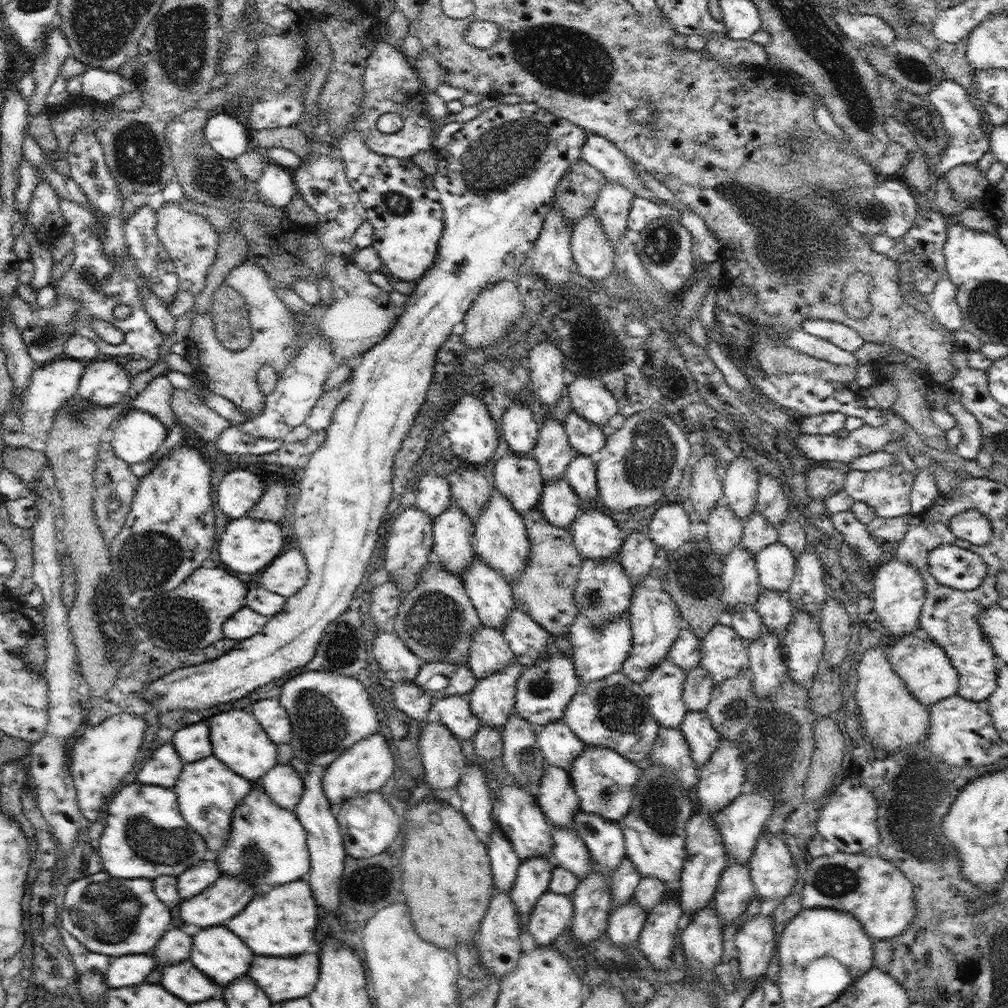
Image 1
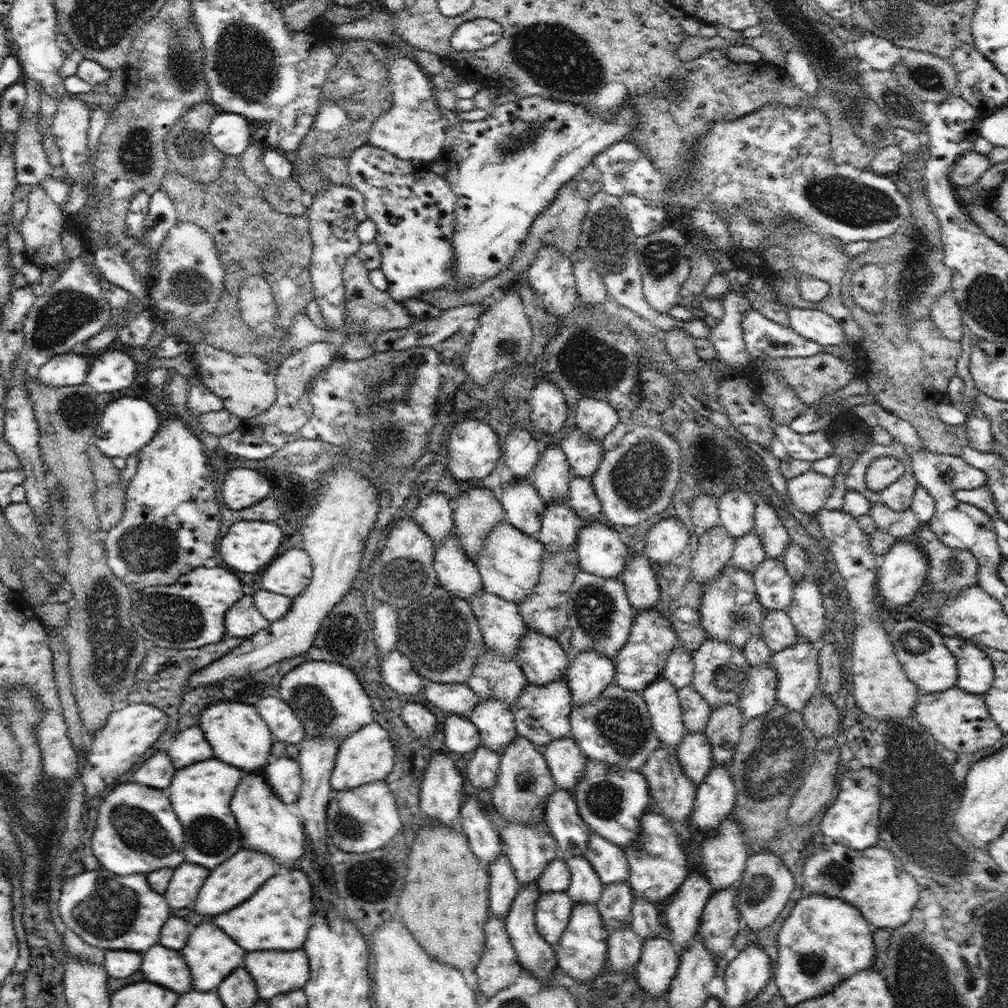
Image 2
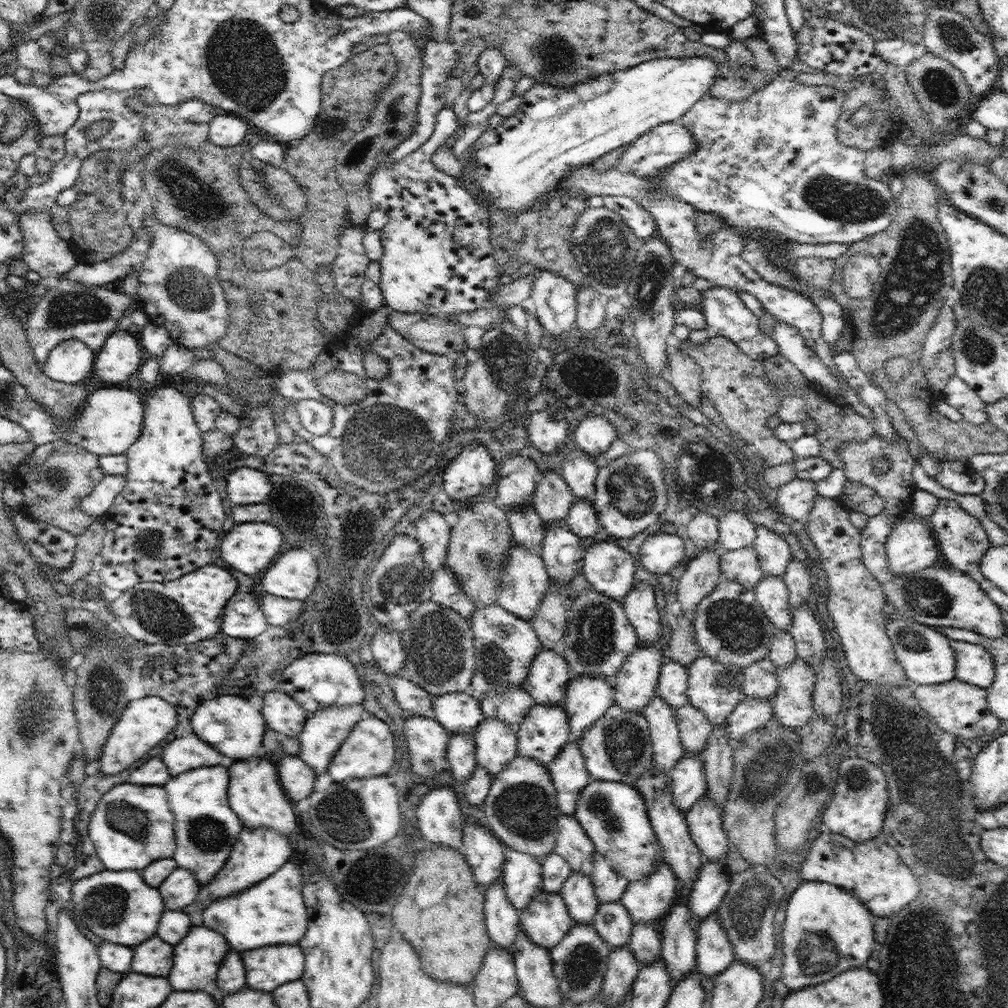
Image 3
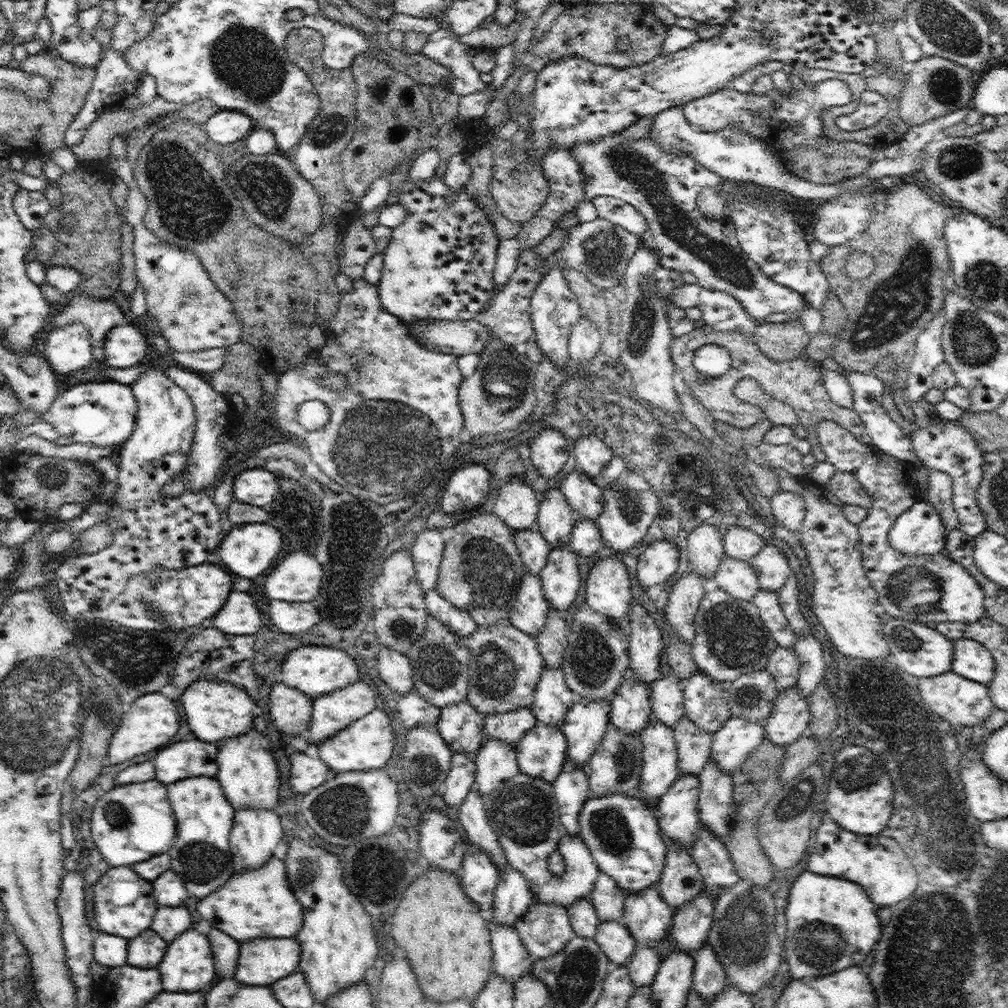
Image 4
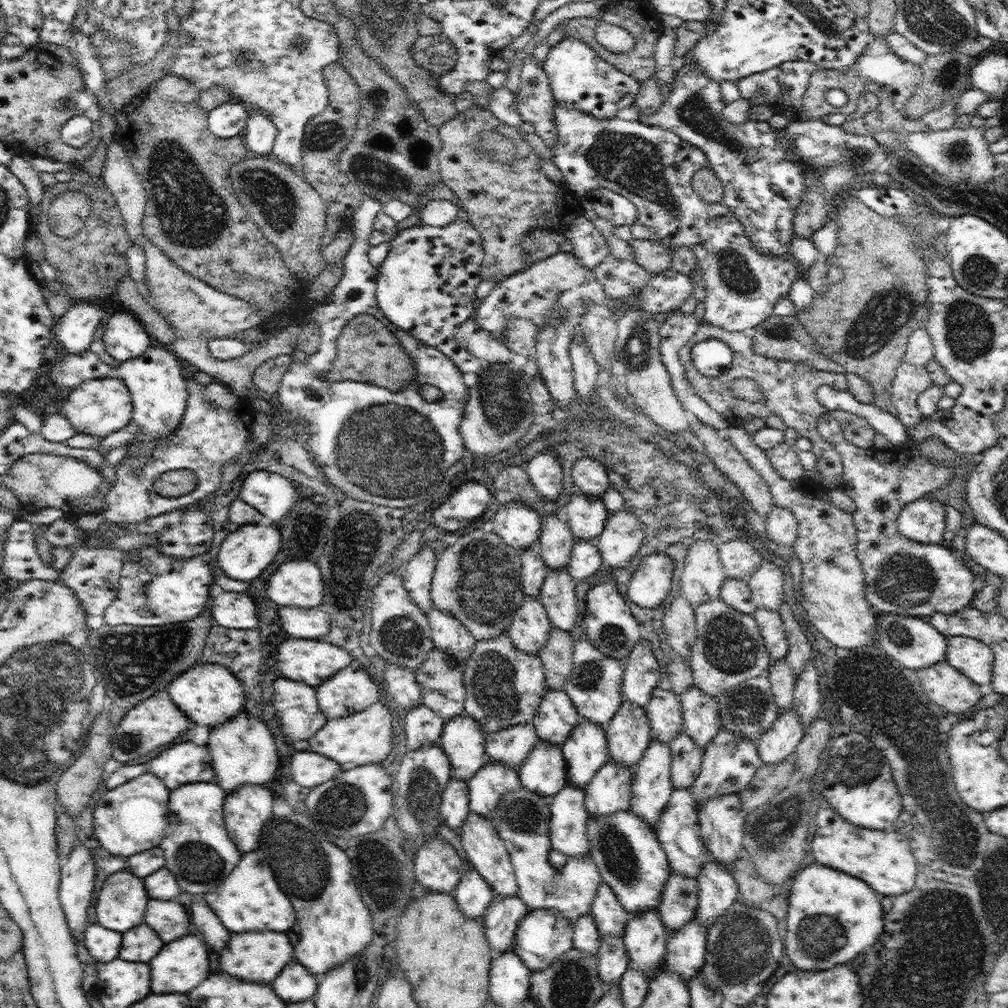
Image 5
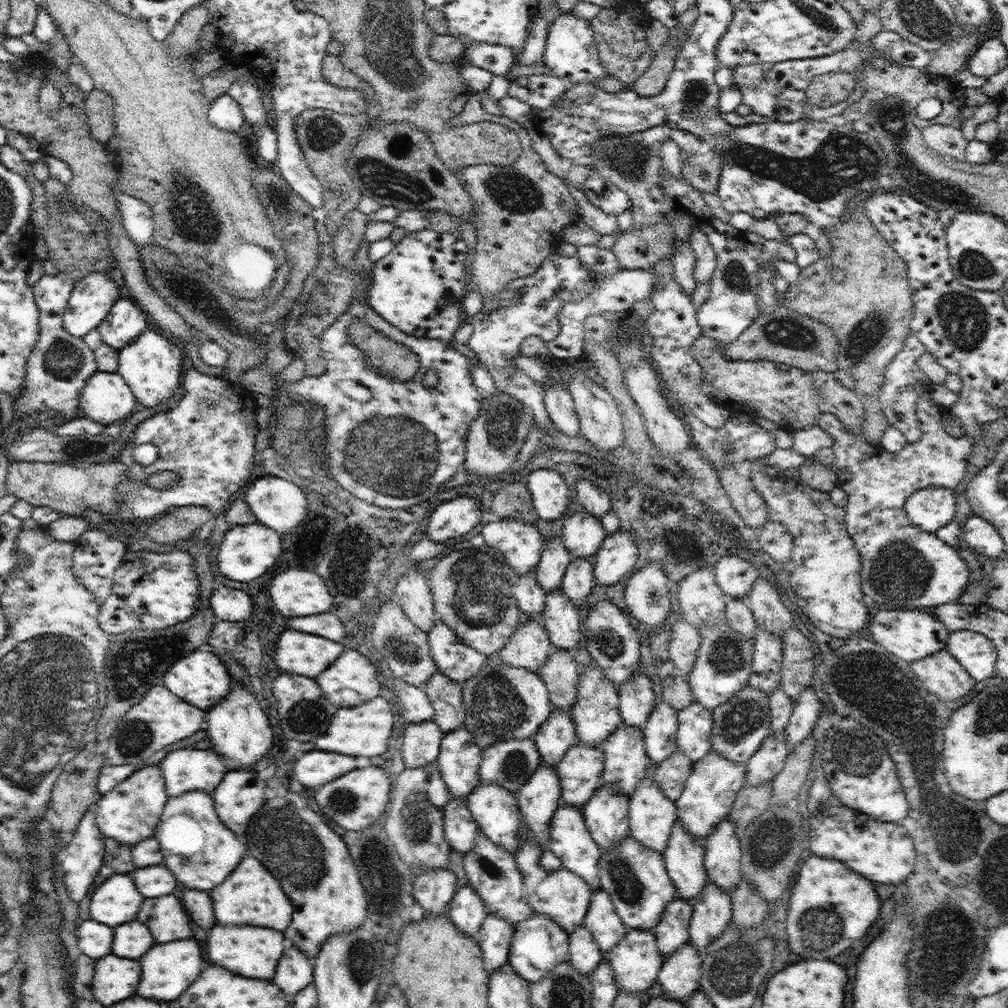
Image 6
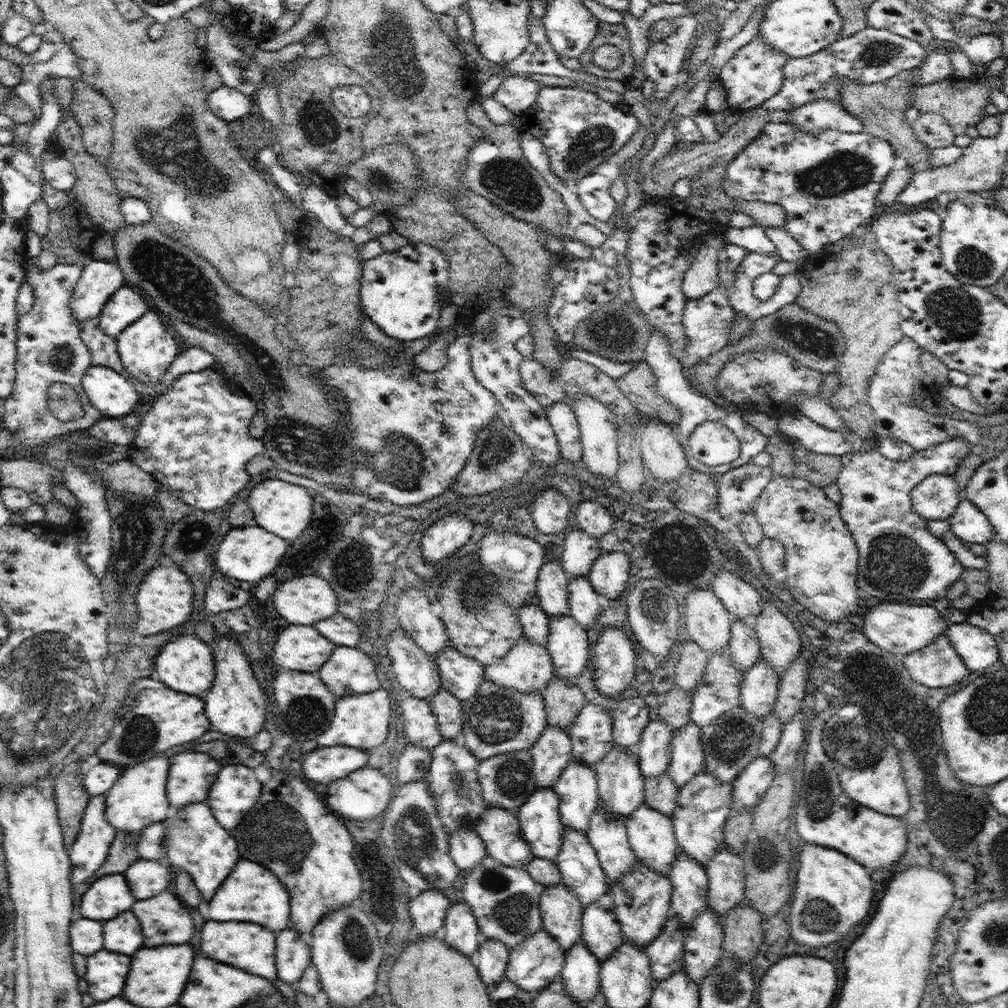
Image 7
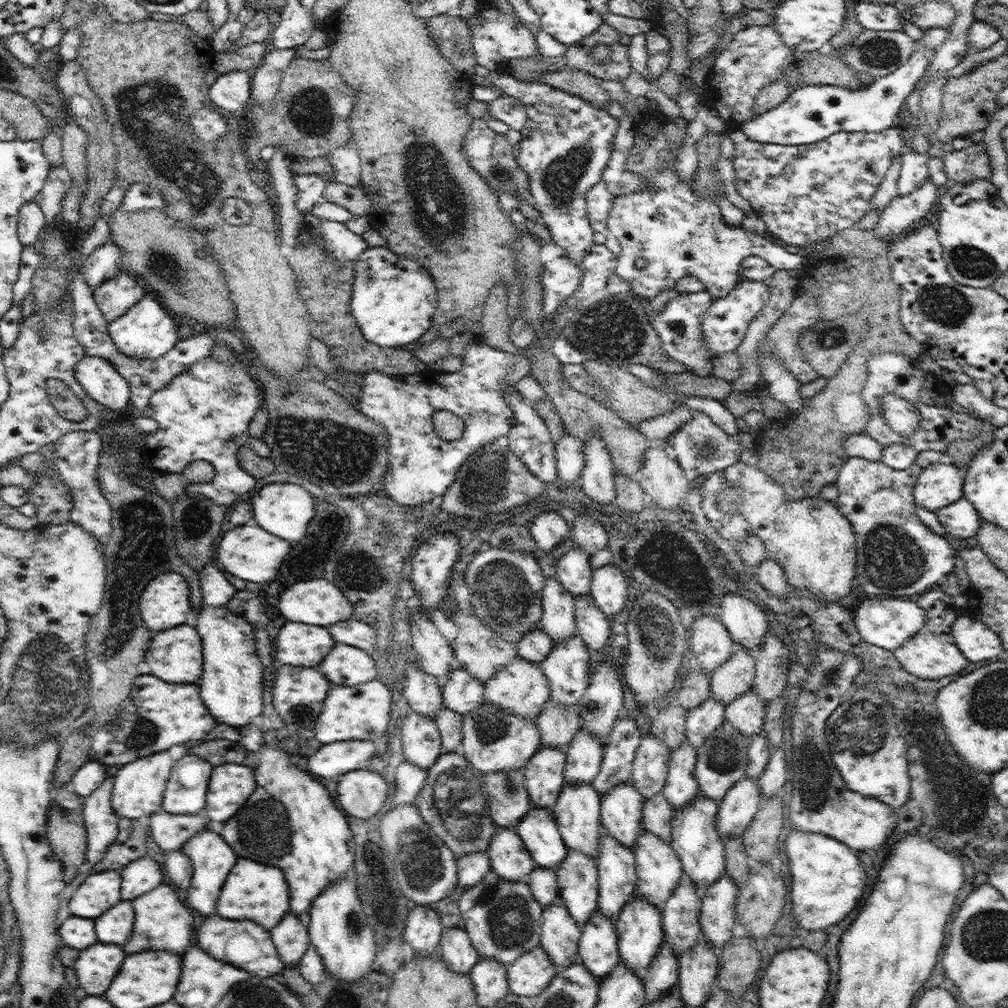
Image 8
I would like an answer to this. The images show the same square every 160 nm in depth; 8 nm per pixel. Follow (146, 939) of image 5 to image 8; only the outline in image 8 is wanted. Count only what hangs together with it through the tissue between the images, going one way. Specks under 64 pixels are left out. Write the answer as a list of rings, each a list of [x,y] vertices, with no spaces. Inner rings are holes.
[[[121,899],[110,910],[94,918],[95,932],[99,942],[124,948],[132,935],[135,910],[132,901]]]

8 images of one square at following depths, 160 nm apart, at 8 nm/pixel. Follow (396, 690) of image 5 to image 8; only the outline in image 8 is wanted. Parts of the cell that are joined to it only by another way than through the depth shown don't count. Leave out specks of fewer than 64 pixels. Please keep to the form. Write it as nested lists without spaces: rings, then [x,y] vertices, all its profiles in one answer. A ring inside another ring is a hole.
[[[405,710],[399,722],[403,755],[412,764],[428,770],[442,754],[437,724],[412,710]]]

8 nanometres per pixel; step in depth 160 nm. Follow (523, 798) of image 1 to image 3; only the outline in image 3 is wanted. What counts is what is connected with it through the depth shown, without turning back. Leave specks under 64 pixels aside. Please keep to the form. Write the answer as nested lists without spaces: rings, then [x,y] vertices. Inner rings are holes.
[[[509,850],[505,855],[503,877],[506,896],[518,912],[543,891],[541,861],[524,851]]]

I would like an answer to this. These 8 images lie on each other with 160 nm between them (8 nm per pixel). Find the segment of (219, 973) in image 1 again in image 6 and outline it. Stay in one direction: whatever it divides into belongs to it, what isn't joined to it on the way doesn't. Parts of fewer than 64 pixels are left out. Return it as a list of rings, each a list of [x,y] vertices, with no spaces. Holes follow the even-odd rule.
[[[180,940],[168,944],[156,944],[142,958],[142,978],[138,994],[152,1000],[176,1000],[202,972],[202,950],[196,940]]]

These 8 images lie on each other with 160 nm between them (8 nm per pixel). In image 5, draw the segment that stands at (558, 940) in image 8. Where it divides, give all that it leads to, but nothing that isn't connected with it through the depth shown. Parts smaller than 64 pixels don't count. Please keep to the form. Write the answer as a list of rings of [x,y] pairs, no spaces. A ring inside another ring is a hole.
[[[520,786],[512,792],[504,794],[493,810],[493,822],[499,835],[509,852],[511,863],[515,870],[515,877],[519,886],[517,895],[524,901],[529,909],[552,909],[564,915],[574,923],[580,917],[590,913],[598,887],[603,883],[597,864],[591,857],[567,857],[562,868],[554,868],[549,863],[549,852],[552,849],[549,837],[550,807],[553,797],[545,797]]]

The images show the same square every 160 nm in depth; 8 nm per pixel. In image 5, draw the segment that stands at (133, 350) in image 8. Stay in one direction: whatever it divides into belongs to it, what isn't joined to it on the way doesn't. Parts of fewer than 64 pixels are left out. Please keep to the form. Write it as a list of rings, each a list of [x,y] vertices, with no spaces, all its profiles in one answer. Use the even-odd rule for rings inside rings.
[[[153,341],[138,358],[119,363],[111,376],[122,380],[130,391],[133,404],[131,420],[140,426],[141,434],[149,440],[167,438],[182,422],[187,407],[189,381],[180,371],[181,362],[169,347]]]

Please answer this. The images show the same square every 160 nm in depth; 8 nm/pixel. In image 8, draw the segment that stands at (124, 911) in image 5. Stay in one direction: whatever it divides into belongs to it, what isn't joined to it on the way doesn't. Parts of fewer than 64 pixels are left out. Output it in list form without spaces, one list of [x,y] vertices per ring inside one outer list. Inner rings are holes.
[[[105,870],[87,877],[70,898],[68,906],[72,915],[94,919],[121,899],[121,873]]]

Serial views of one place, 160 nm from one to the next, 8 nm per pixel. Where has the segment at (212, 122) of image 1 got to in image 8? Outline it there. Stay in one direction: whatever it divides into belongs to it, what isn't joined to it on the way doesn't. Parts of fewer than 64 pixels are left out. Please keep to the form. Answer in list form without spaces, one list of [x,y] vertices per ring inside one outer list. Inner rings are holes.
[[[243,70],[220,74],[209,88],[211,101],[232,114],[245,109],[251,100],[251,77]]]

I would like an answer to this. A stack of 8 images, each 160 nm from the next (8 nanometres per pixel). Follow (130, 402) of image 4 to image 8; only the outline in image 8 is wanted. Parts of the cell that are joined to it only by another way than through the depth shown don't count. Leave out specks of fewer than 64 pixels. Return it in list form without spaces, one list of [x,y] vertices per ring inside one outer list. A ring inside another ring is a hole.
[[[86,354],[77,362],[75,377],[80,386],[106,410],[128,408],[132,395],[129,382],[108,359]]]

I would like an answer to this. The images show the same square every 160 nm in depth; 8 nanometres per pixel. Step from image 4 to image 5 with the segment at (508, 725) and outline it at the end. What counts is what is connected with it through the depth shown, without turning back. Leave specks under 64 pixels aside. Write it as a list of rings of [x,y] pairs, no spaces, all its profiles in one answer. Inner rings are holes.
[[[525,722],[485,735],[487,760],[511,766],[519,772],[526,757],[539,742],[535,726]]]

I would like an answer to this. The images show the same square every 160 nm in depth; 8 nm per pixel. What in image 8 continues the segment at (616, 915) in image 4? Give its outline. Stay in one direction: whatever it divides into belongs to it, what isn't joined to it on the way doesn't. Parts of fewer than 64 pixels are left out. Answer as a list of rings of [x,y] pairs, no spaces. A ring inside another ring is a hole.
[[[596,910],[581,927],[580,963],[600,982],[620,963],[616,924]]]

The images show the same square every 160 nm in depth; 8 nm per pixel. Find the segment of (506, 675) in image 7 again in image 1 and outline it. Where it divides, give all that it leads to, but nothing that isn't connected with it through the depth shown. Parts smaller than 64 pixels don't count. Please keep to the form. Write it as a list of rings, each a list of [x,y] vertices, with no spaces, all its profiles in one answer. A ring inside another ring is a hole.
[[[498,489],[491,492],[483,512],[484,514],[478,518],[478,522],[475,524],[474,552],[482,561],[486,561],[489,567],[505,576],[508,582],[511,582],[514,577],[523,573],[530,554],[530,541],[523,516],[518,514],[514,505]]]

